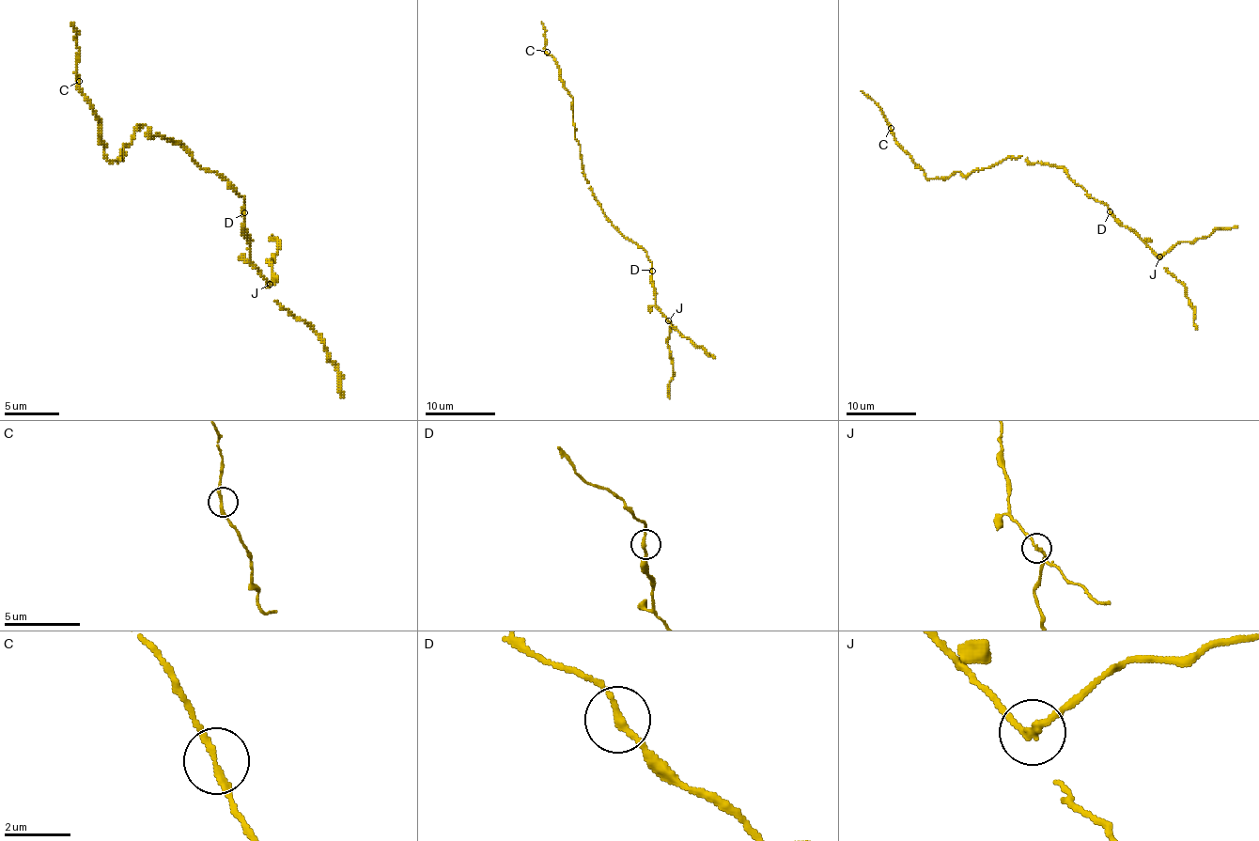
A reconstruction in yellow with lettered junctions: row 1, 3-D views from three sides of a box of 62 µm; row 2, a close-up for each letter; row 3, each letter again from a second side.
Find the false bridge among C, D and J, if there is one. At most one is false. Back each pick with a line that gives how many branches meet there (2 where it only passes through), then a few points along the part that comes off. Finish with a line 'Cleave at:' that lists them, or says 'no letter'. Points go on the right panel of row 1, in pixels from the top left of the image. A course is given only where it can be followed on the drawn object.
J: branches 2; course (1160, 257), (1181, 241), (1205, 238), (1217, 229), (1237, 225)
Cleave at: J

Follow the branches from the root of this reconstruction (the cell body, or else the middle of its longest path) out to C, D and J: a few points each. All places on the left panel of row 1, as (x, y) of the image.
C: (167, 138), (150, 135), (143, 125), (123, 155), (120, 149), (120, 161), (109, 161), (101, 122), (79, 81)
D: (167, 138), (178, 141), (203, 169), (220, 174), (244, 199), (244, 212)
J: (167, 138), (178, 141), (203, 169), (220, 174), (244, 199), (244, 232), (250, 246), (250, 262), (269, 285)

